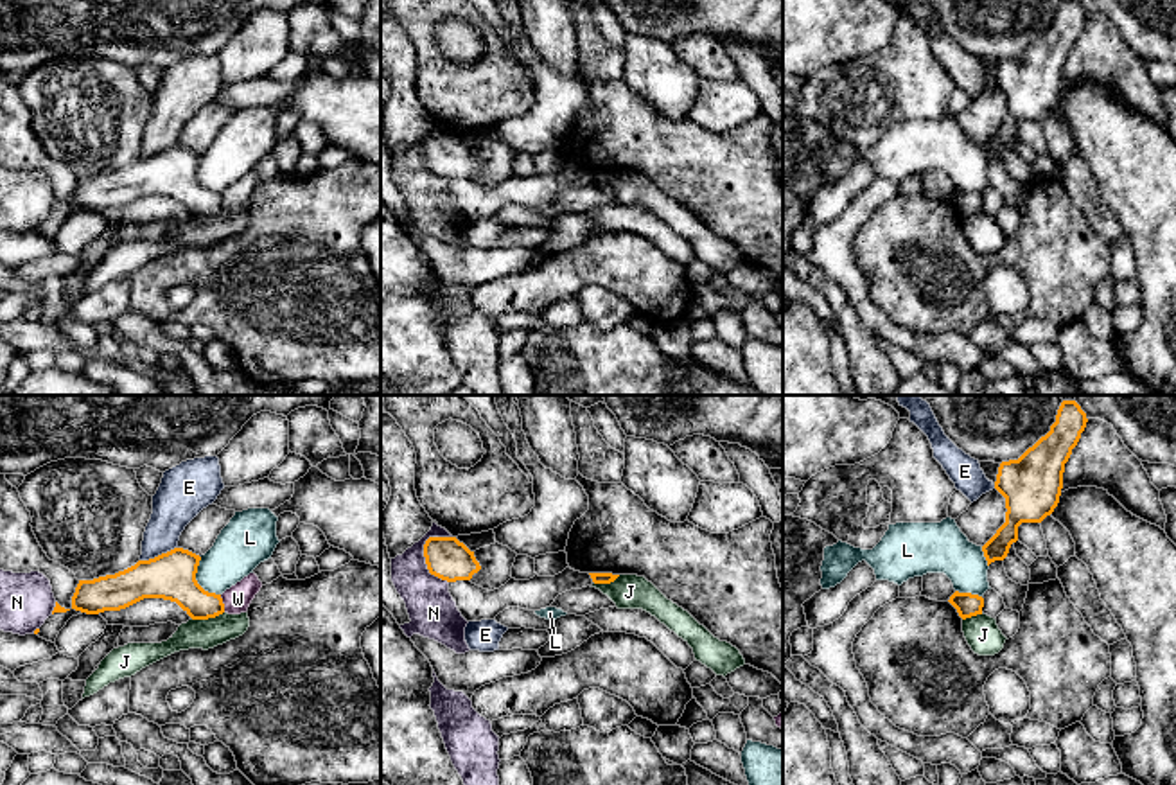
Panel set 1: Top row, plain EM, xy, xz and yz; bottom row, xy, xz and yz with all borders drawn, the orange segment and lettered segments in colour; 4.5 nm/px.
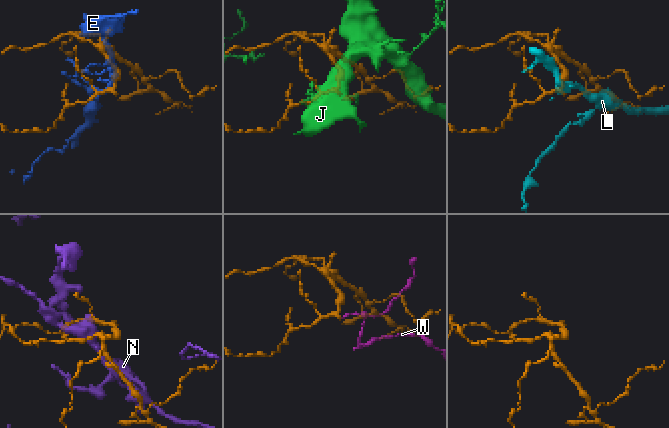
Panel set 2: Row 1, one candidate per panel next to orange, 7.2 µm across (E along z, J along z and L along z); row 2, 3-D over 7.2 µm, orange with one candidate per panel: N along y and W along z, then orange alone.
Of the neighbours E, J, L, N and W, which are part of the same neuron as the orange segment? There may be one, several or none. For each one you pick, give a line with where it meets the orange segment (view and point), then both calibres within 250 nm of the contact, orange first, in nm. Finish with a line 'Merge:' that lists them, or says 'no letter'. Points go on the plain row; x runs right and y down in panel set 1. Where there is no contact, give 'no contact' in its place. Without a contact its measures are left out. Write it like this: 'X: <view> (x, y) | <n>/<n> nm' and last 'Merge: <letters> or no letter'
Merge: no letter

